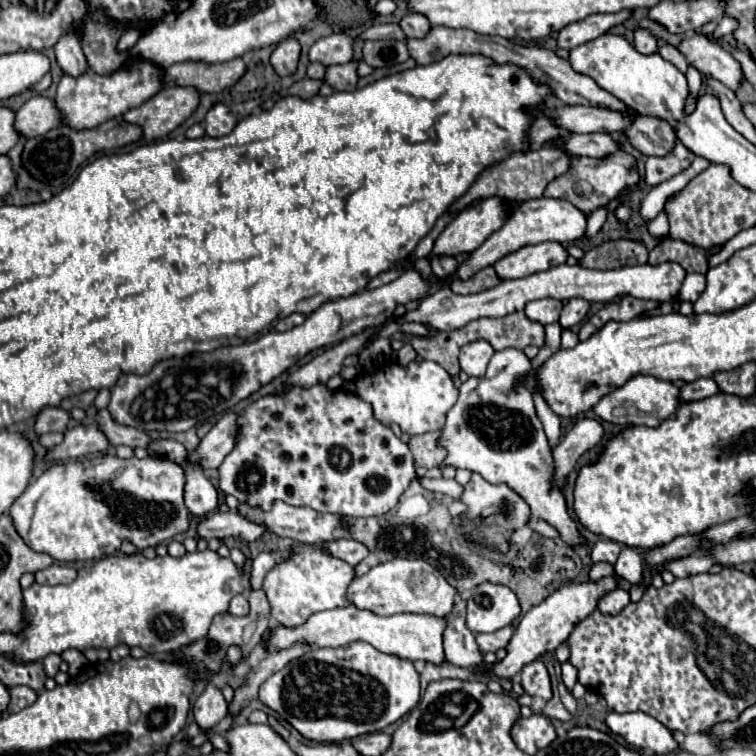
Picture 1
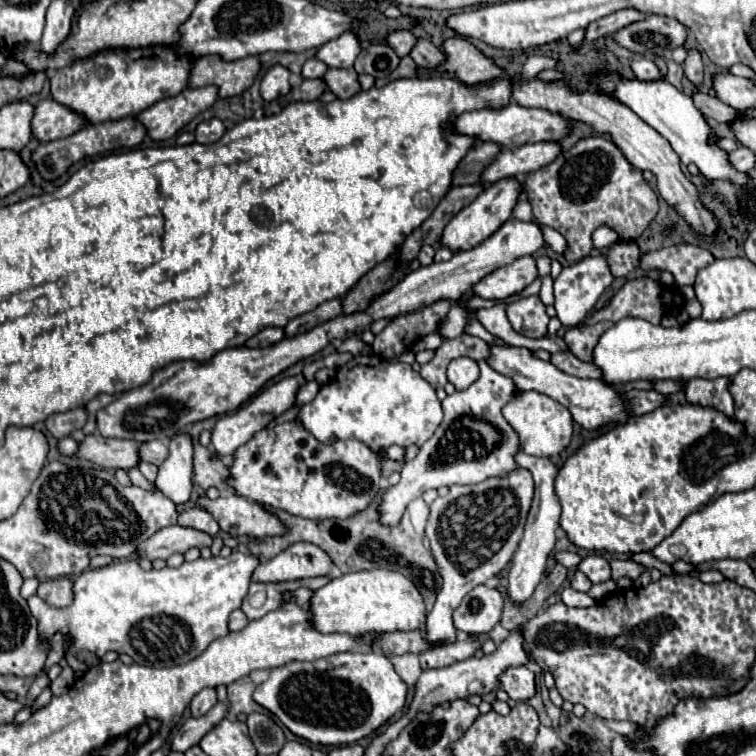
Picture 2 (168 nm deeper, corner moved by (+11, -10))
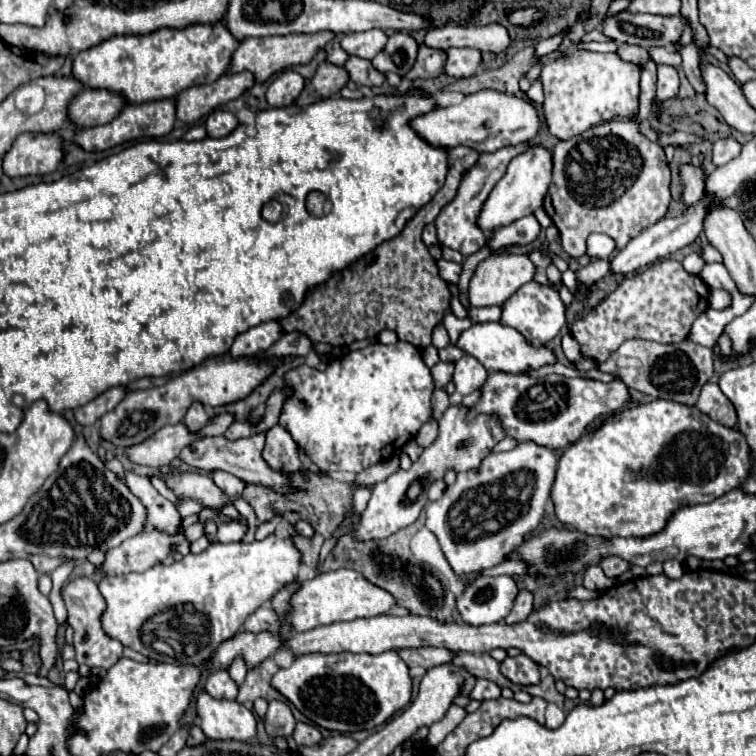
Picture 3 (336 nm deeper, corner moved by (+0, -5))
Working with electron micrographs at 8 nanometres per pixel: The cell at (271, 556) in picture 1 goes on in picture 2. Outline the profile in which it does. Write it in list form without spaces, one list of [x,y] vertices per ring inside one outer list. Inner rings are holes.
[[[295,542],[277,554],[273,560],[261,562],[253,580],[257,582],[287,582],[299,578],[325,576],[333,568],[333,562],[321,548],[311,542]]]

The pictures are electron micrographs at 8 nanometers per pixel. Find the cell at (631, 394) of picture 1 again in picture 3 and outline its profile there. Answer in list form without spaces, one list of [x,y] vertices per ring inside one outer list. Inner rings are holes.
[[[474,323],[470,329],[466,329],[458,343],[458,349],[466,351],[468,355],[476,357],[488,371],[504,371],[504,373],[528,373],[534,369],[540,369],[544,365],[556,363],[556,355],[546,345],[532,345],[524,335],[520,335],[512,327],[504,327],[502,323]]]

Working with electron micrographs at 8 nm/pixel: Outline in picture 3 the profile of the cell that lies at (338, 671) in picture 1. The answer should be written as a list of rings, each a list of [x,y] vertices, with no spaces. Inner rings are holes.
[[[386,651],[380,655],[300,655],[288,669],[280,669],[272,677],[272,687],[280,691],[314,725],[338,733],[360,729],[370,731],[386,723],[412,699],[412,679],[408,665],[400,659],[398,651]]]

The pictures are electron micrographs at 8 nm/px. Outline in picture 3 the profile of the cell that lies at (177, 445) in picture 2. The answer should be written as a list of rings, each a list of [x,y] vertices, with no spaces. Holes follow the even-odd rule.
[[[194,403],[188,413],[184,415],[184,425],[188,427],[188,431],[192,431],[194,435],[198,435],[206,425],[208,425],[210,417],[206,413],[206,409],[200,403]]]

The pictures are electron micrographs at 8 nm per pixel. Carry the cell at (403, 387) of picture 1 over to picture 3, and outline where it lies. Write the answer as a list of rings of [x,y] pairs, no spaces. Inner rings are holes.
[[[398,341],[394,345],[372,343],[366,349],[352,351],[342,359],[332,361],[326,371],[300,365],[286,373],[286,385],[296,389],[294,397],[284,403],[280,425],[284,425],[304,453],[318,465],[320,471],[350,471],[360,473],[370,465],[398,453],[420,427],[432,419],[434,381],[430,369],[422,361],[418,347]]]

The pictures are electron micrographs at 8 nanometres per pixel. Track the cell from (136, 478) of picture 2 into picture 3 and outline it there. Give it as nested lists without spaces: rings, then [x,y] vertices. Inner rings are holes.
[[[178,497],[176,509],[178,509],[178,513],[180,513],[182,517],[188,517],[188,515],[196,515],[196,513],[202,509],[202,505],[196,503],[196,501],[192,501],[192,499],[180,499],[180,497]]]

